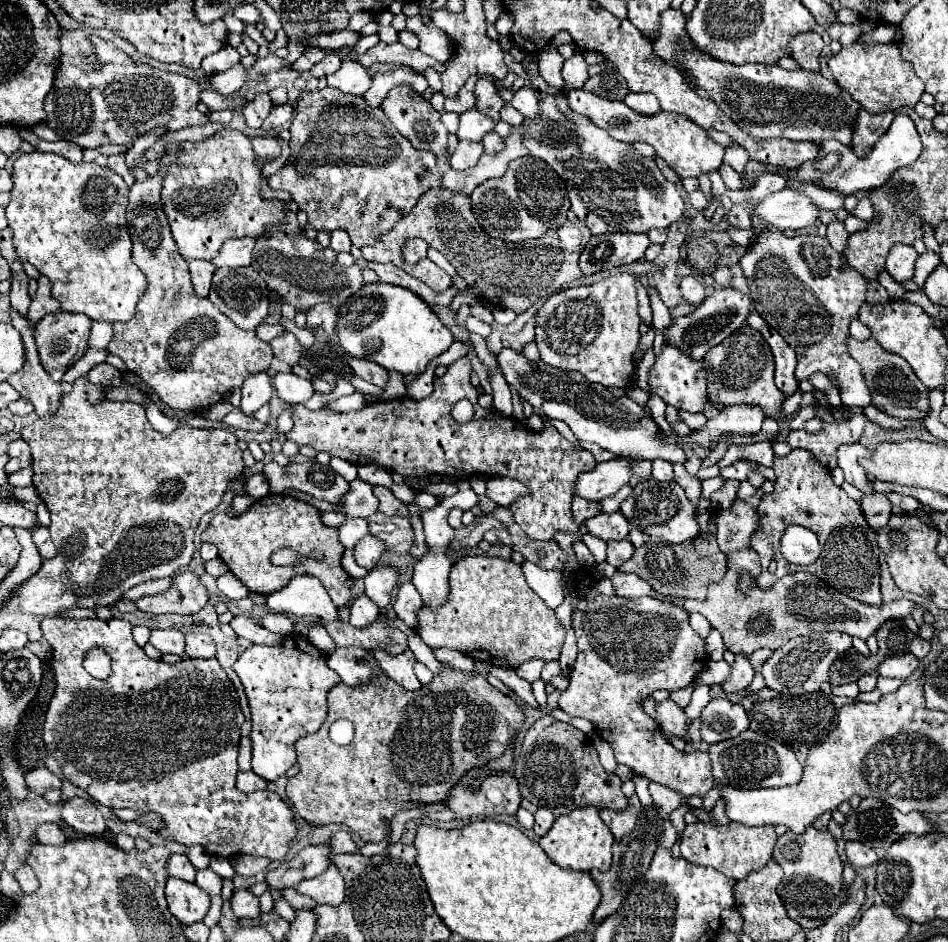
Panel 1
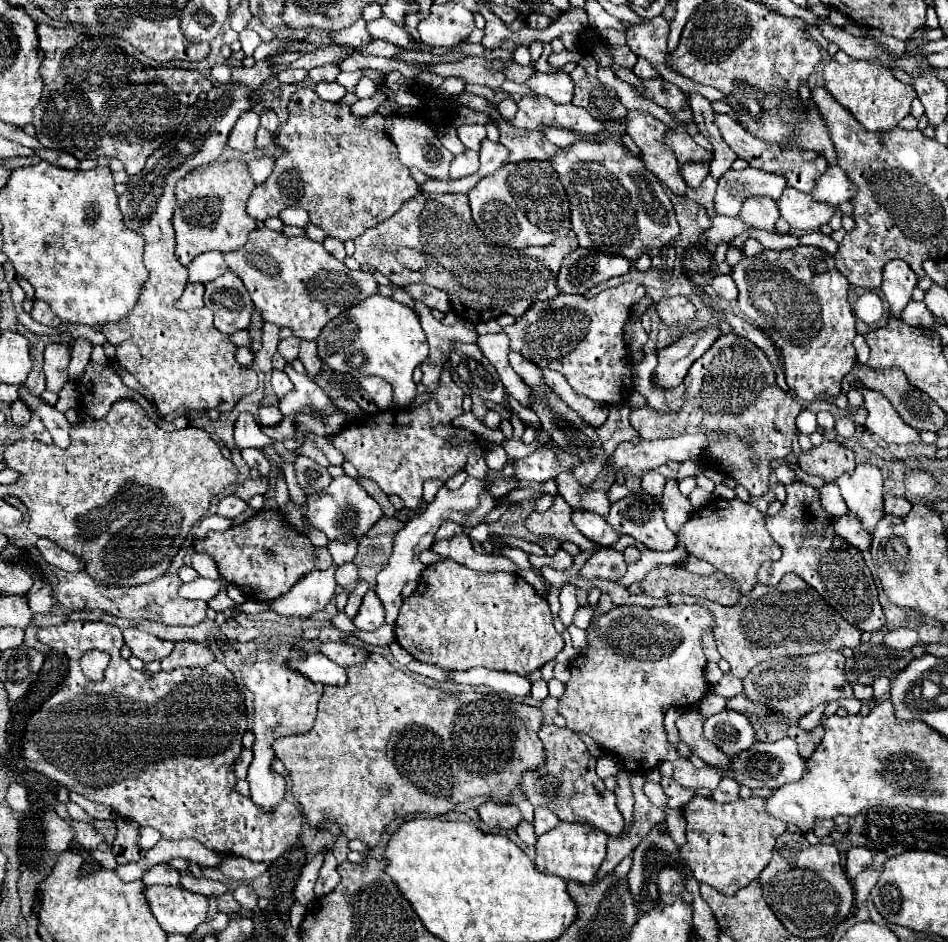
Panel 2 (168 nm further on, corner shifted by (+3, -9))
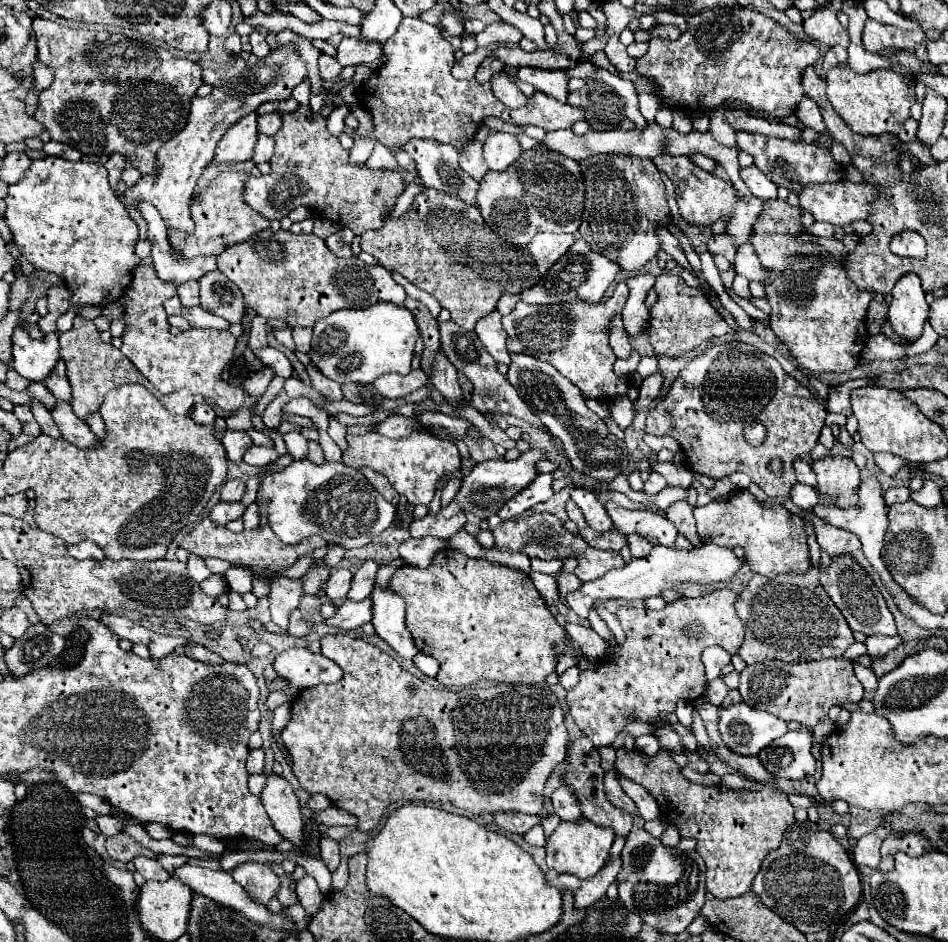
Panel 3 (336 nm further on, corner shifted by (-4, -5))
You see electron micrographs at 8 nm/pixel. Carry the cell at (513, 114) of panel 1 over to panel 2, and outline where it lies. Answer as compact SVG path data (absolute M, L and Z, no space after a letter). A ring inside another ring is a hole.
M504 98L500 104L498 104L498 112L500 112L500 116L502 118L514 118L514 114L516 114L516 110L518 110L518 106L516 106L516 102L512 100L512 98Z

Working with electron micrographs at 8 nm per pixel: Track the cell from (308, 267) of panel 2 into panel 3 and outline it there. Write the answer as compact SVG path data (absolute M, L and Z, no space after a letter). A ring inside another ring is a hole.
M261 230L255 238L219 254L219 270L243 290L249 308L267 320L283 320L291 328L315 328L315 322L333 310L367 308L381 300L401 306L407 296L389 270L369 266L355 256L339 258L315 234L293 236L285 230Z

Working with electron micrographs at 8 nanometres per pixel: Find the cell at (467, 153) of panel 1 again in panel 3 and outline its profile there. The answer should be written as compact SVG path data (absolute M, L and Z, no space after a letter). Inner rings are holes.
M471 140L459 156L459 166L477 182L487 174L487 164L483 160L483 144L479 140Z

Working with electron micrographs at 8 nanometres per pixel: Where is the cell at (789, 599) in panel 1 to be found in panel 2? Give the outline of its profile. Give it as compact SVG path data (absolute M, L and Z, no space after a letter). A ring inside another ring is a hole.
M786 574L778 586L764 586L756 584L752 592L740 596L738 604L734 606L720 606L708 600L698 600L684 594L672 594L666 596L670 604L698 604L704 602L716 618L716 642L722 658L730 664L730 672L738 678L744 678L748 670L752 670L756 664L780 658L780 656L806 656L816 654L822 650L842 650L842 648L854 648L860 644L860 630L856 630L852 624L844 622L832 606L820 598L820 594L808 586L800 576Z

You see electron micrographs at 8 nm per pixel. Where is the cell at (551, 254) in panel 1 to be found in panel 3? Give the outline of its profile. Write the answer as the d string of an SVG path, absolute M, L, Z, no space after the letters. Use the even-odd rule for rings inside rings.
M425 188L425 192L421 192L415 198L411 208L403 216L387 218L383 228L367 230L361 236L363 252L369 252L371 256L375 256L379 264L385 266L387 270L399 272L417 288L433 294L439 300L439 304L451 312L451 320L465 330L473 330L479 318L491 314L491 310L497 308L497 302L505 292L521 294L523 290L535 286L535 282L539 282L539 278L547 274L547 270L569 250L573 242L575 238L571 234L559 234L559 236L537 234L527 246L509 244L501 240L483 222L483 216L477 206L467 206L465 202L459 202L457 198L451 198L449 194L443 194L435 188Z

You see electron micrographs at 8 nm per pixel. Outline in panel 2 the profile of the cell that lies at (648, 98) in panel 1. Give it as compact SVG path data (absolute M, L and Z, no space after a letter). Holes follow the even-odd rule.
M628 112L628 134L640 148L640 158L646 168L666 184L676 196L686 196L688 186L678 170L678 160L672 148L666 144L666 134L670 128L650 116L648 112Z

